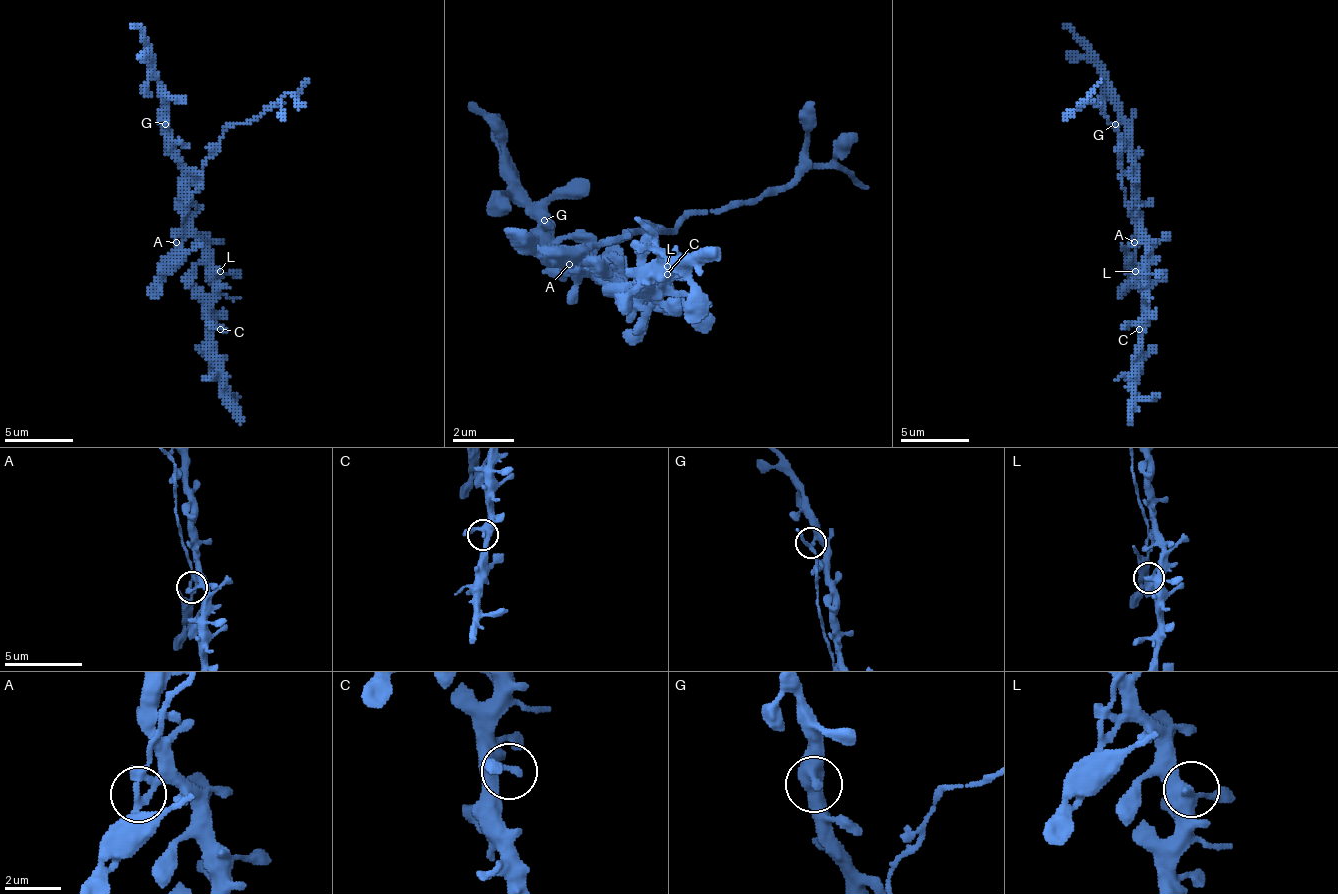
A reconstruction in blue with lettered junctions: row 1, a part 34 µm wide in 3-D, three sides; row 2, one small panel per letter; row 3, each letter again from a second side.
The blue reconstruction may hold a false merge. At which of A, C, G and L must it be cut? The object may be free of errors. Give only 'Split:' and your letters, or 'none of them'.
Split: A

